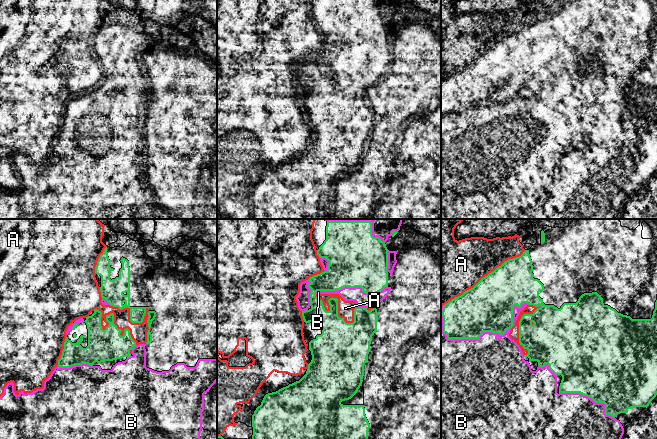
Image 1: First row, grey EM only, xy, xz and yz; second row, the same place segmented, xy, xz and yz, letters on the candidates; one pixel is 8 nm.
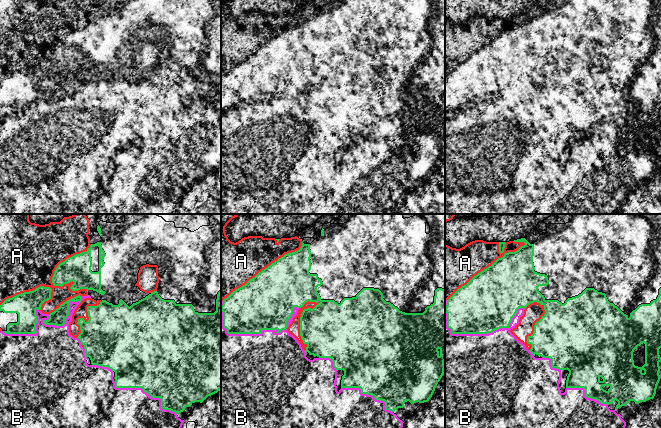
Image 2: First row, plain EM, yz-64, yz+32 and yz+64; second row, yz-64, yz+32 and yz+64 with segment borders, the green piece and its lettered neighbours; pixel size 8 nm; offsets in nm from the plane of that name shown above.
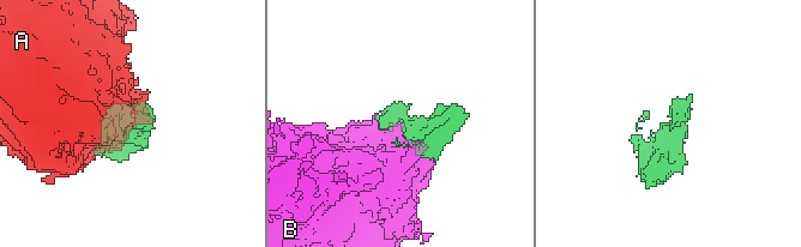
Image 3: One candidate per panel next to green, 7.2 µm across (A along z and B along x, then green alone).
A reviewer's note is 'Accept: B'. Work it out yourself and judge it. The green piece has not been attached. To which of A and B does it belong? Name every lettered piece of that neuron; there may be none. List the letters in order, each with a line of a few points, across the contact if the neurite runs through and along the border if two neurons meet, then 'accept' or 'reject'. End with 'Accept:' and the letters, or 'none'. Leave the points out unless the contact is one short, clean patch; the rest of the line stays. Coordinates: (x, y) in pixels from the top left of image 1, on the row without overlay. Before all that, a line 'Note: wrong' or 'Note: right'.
Note: right
A: reject
B: accept
Accept: B

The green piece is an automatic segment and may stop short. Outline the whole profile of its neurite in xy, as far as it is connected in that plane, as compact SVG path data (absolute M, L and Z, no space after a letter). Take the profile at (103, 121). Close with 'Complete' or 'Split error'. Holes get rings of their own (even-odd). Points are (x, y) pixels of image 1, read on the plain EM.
M95 85L91 92L84 96L80 94L72 99L66 110L75 106L80 99L85 98L88 105L88 122L83 124L80 119L83 117L83 111L72 119L66 113L62 131L58 136L58 141L48 155L44 157L44 164L37 165L32 169L25 170L23 167L18 171L14 168L13 158L8 159L4 164L4 170L0 173L0 219L201 219L200 208L202 204L202 188L204 186L204 170L209 168L210 164L217 158L217 135L199 135L195 143L187 143L185 139L177 139L169 147L157 148L146 143L146 120L137 121L130 111L128 104L124 105L124 111L121 112L121 105L114 100L114 90L106 91L106 97L109 101L105 106L101 102L102 88ZM126 133L127 135L113 141L111 146L102 146L100 142L94 139L104 137L113 137Z. Split error

